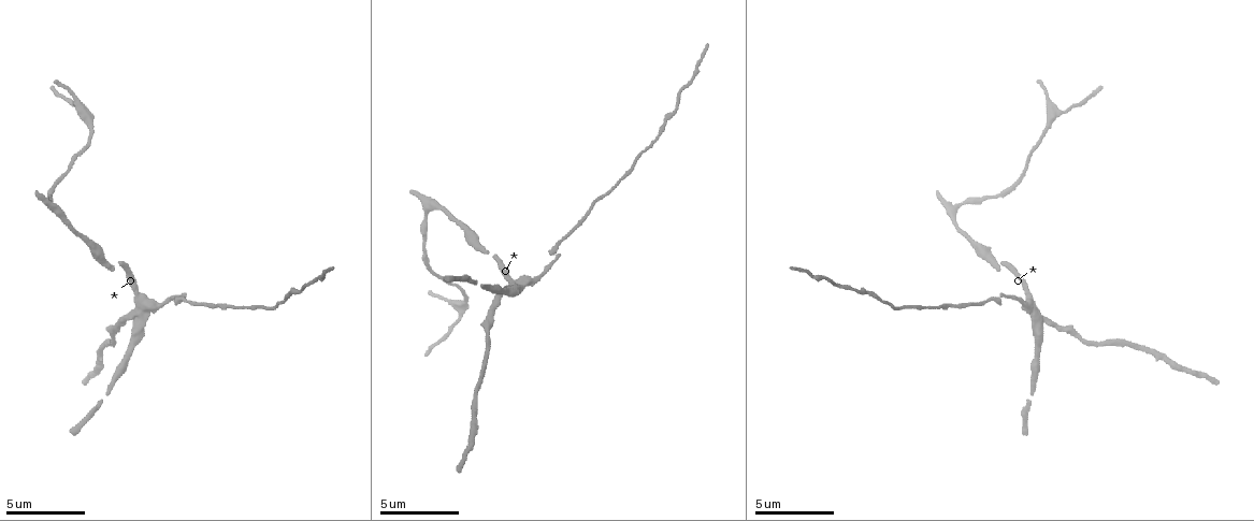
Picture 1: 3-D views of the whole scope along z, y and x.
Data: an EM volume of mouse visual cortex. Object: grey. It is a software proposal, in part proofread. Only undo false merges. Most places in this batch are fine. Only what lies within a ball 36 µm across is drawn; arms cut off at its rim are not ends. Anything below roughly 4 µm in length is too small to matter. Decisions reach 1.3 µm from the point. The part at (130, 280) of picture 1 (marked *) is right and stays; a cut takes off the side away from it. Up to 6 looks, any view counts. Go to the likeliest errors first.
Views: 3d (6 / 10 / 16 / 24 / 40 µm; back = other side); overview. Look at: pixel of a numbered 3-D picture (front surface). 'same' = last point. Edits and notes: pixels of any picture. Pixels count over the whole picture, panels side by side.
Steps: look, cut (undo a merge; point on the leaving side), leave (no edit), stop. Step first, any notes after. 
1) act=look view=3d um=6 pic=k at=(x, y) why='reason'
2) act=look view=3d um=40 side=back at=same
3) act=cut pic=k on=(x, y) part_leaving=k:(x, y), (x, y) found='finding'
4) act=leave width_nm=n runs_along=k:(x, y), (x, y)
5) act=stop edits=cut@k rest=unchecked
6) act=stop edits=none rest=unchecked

act=look view=3d um=10 pic=1 at=(1040, 135) why='thick turns thin'

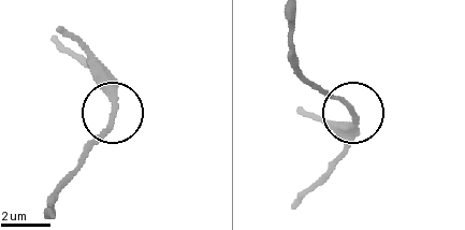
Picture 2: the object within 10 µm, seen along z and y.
act=leave runs_along=2:(293, 10), (295, 66), (354, 116), (354, 133), (344, 149) found='one neuron here'

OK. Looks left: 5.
act=look view=3d um=6 pic=1 at=(498, 288) why='thick turns thin'

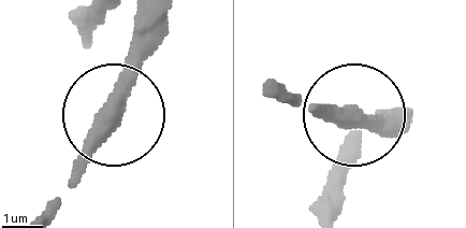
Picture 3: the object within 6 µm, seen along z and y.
act=leave runs_along=3:(143, 14), (143, 56), (108, 138), (44, 216) found='continuous, no second neuron'

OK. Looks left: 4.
act=look view=3d um=16 pic=1 at=(926, 306) why='thin neck'

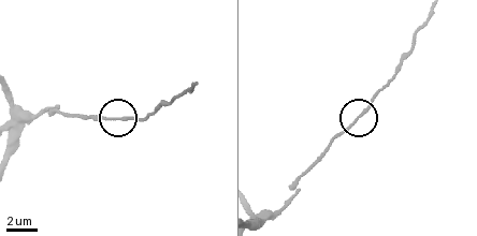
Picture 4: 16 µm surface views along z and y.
act=leave runs_along=4:(17, 104), (33, 114), (56, 108), (71, 116), (143, 119) found='continuous, no second neuron'

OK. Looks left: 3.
act=stop edits=none rest=unchecked

